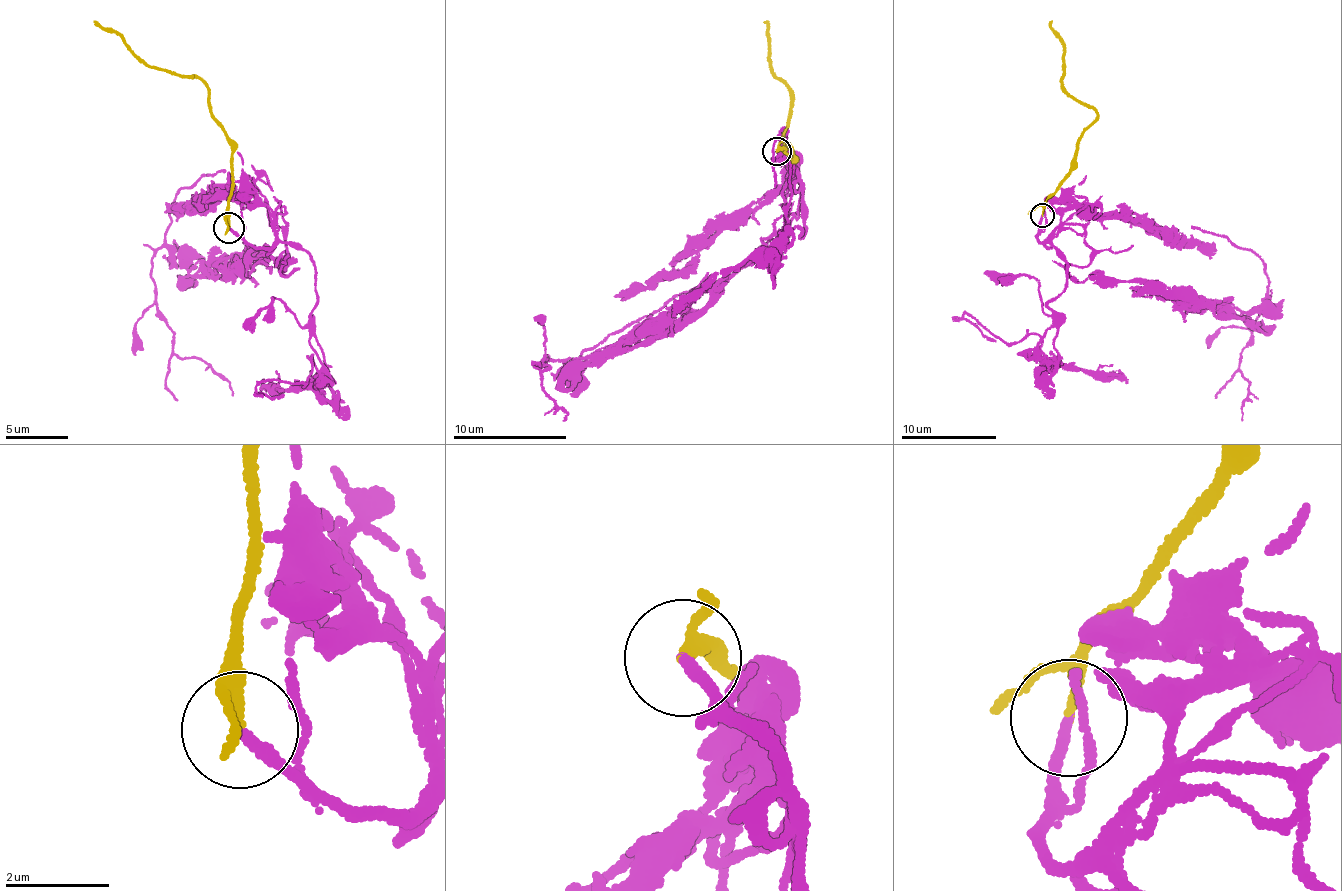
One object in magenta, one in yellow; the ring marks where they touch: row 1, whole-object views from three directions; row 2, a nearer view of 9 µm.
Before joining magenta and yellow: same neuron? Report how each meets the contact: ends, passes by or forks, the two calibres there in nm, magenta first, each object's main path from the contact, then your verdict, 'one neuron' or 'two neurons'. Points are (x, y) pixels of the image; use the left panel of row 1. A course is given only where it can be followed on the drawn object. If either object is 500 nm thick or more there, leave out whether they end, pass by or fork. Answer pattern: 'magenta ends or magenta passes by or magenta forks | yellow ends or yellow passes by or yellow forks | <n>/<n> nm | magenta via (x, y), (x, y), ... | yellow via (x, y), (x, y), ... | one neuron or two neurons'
magenta ends | yellow passes by | 200/140 nm | magenta via (228, 228), (272, 247), (285, 212), (283, 277), (283, 255), (160, 249), (151, 274), (173, 350), (234, 395) | yellow via (228, 228), (230, 141), (213, 115), (201, 80), (148, 64), (127, 44), (96, 23) | one neuron

